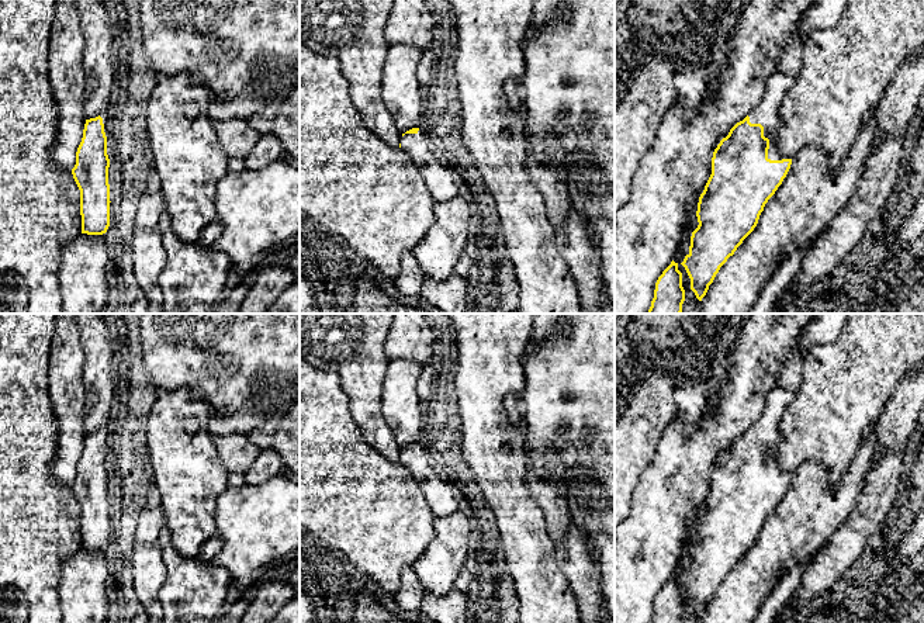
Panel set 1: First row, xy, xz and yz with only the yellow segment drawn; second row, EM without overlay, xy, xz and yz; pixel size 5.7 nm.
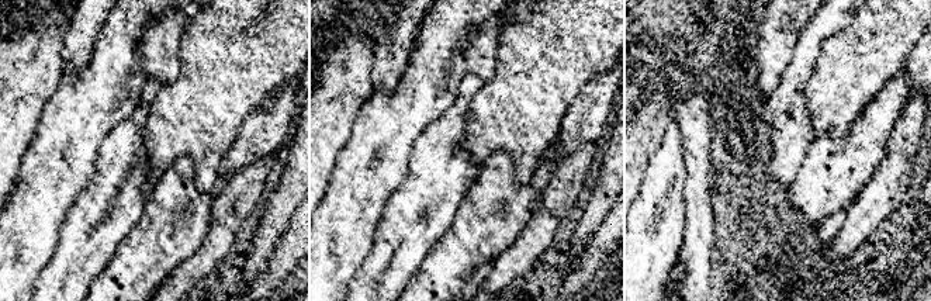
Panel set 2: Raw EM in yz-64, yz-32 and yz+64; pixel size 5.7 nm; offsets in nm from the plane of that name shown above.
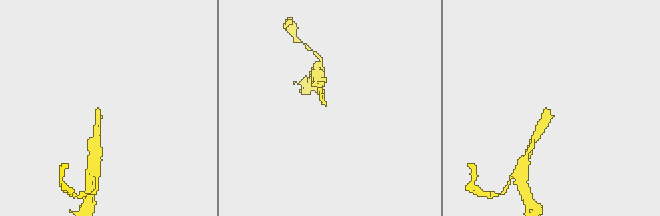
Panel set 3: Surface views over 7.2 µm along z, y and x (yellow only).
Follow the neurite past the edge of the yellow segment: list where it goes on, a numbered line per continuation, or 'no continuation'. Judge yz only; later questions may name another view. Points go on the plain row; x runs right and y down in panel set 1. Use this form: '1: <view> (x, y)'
1: yz (767, 428)

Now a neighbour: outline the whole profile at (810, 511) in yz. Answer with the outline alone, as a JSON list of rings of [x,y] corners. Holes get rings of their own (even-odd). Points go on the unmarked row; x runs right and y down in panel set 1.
[[[878,420],[865,429],[859,449],[848,468],[833,485],[824,465],[806,461],[793,473],[790,484],[768,515],[754,546],[720,582],[699,623],[754,623],[759,609],[786,572],[814,560],[848,518],[873,467]]]

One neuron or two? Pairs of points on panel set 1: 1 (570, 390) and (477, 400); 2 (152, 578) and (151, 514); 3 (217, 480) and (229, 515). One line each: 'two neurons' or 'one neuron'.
1: two neurons
2: one neuron
3: two neurons

